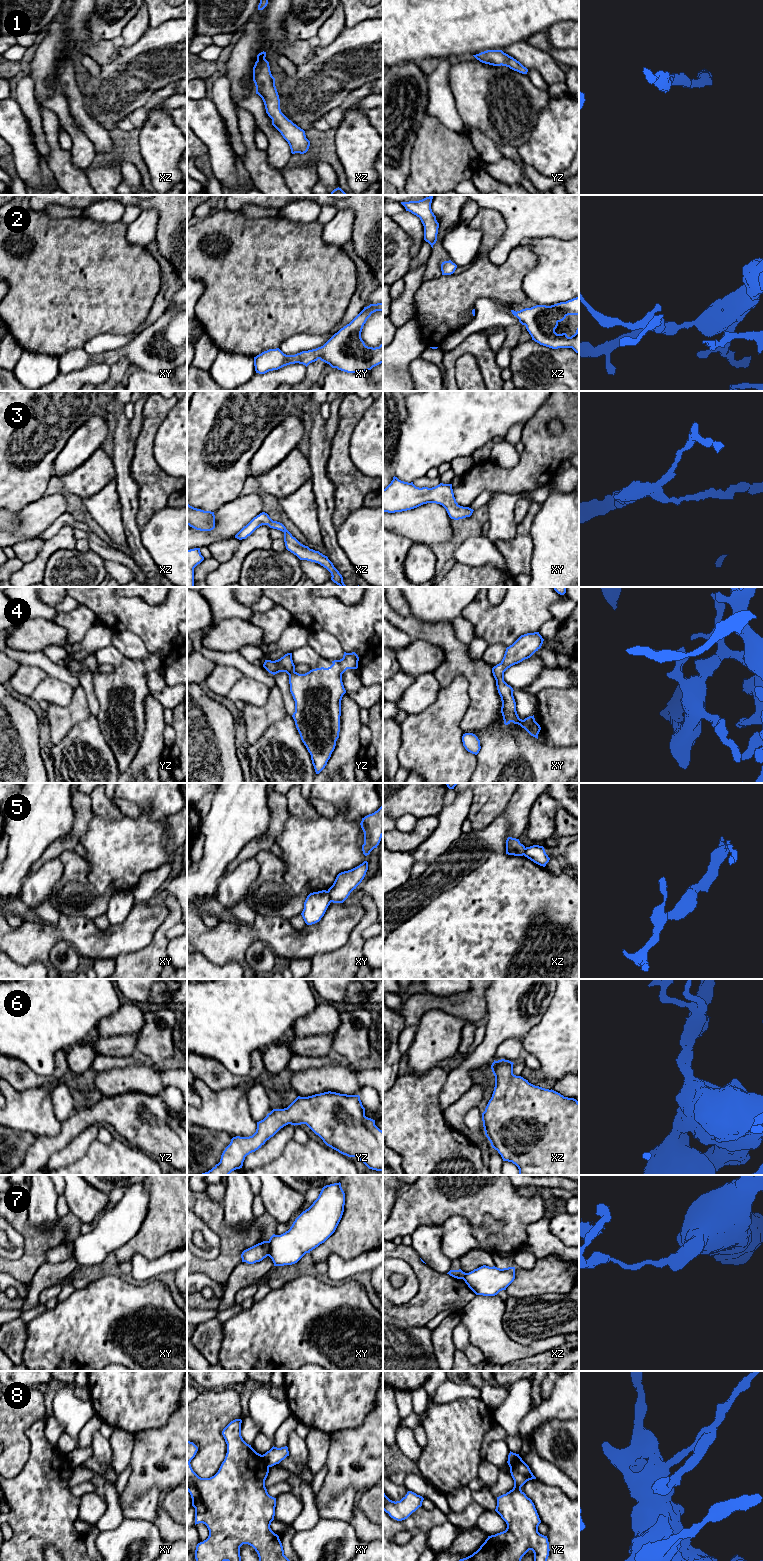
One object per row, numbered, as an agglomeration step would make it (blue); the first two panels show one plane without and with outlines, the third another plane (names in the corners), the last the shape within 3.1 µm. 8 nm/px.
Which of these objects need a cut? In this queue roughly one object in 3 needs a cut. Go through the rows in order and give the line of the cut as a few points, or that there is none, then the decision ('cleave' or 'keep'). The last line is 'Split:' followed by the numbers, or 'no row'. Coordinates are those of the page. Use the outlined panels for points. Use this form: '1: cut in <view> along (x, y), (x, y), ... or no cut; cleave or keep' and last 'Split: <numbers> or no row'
1: no cut; keep
2: no cut; keep
3: no cut; keep
4: no cut; keep
5: cut in xy along (327, 891), (331, 901); cleave
6: no cut; keep
7: cut in xy along (267, 1241), (268, 1255); cleave
8: cut in xy along (262, 1455), (268, 1467); cleave
Split: 5, 7, 8

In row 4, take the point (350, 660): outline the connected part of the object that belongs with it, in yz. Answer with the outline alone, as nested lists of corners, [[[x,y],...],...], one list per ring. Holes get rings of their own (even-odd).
[[[344,652],[343,658],[332,661],[328,668],[312,669],[305,674],[295,671],[292,653],[287,653],[278,660],[265,660],[263,667],[271,674],[286,672],[289,675],[290,692],[295,701],[295,712],[292,717],[301,740],[311,755],[316,774],[327,765],[340,732],[341,700],[346,693],[342,682],[342,674],[347,669],[358,668],[359,657],[355,652]]]

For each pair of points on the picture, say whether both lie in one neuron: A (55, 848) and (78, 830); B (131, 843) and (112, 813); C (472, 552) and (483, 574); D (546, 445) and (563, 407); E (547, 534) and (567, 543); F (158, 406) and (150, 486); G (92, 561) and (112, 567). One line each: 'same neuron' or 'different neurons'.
A: same neuron
B: different neurons
C: different neurons
D: same neuron
E: same neuron
F: same neuron
G: different neurons

